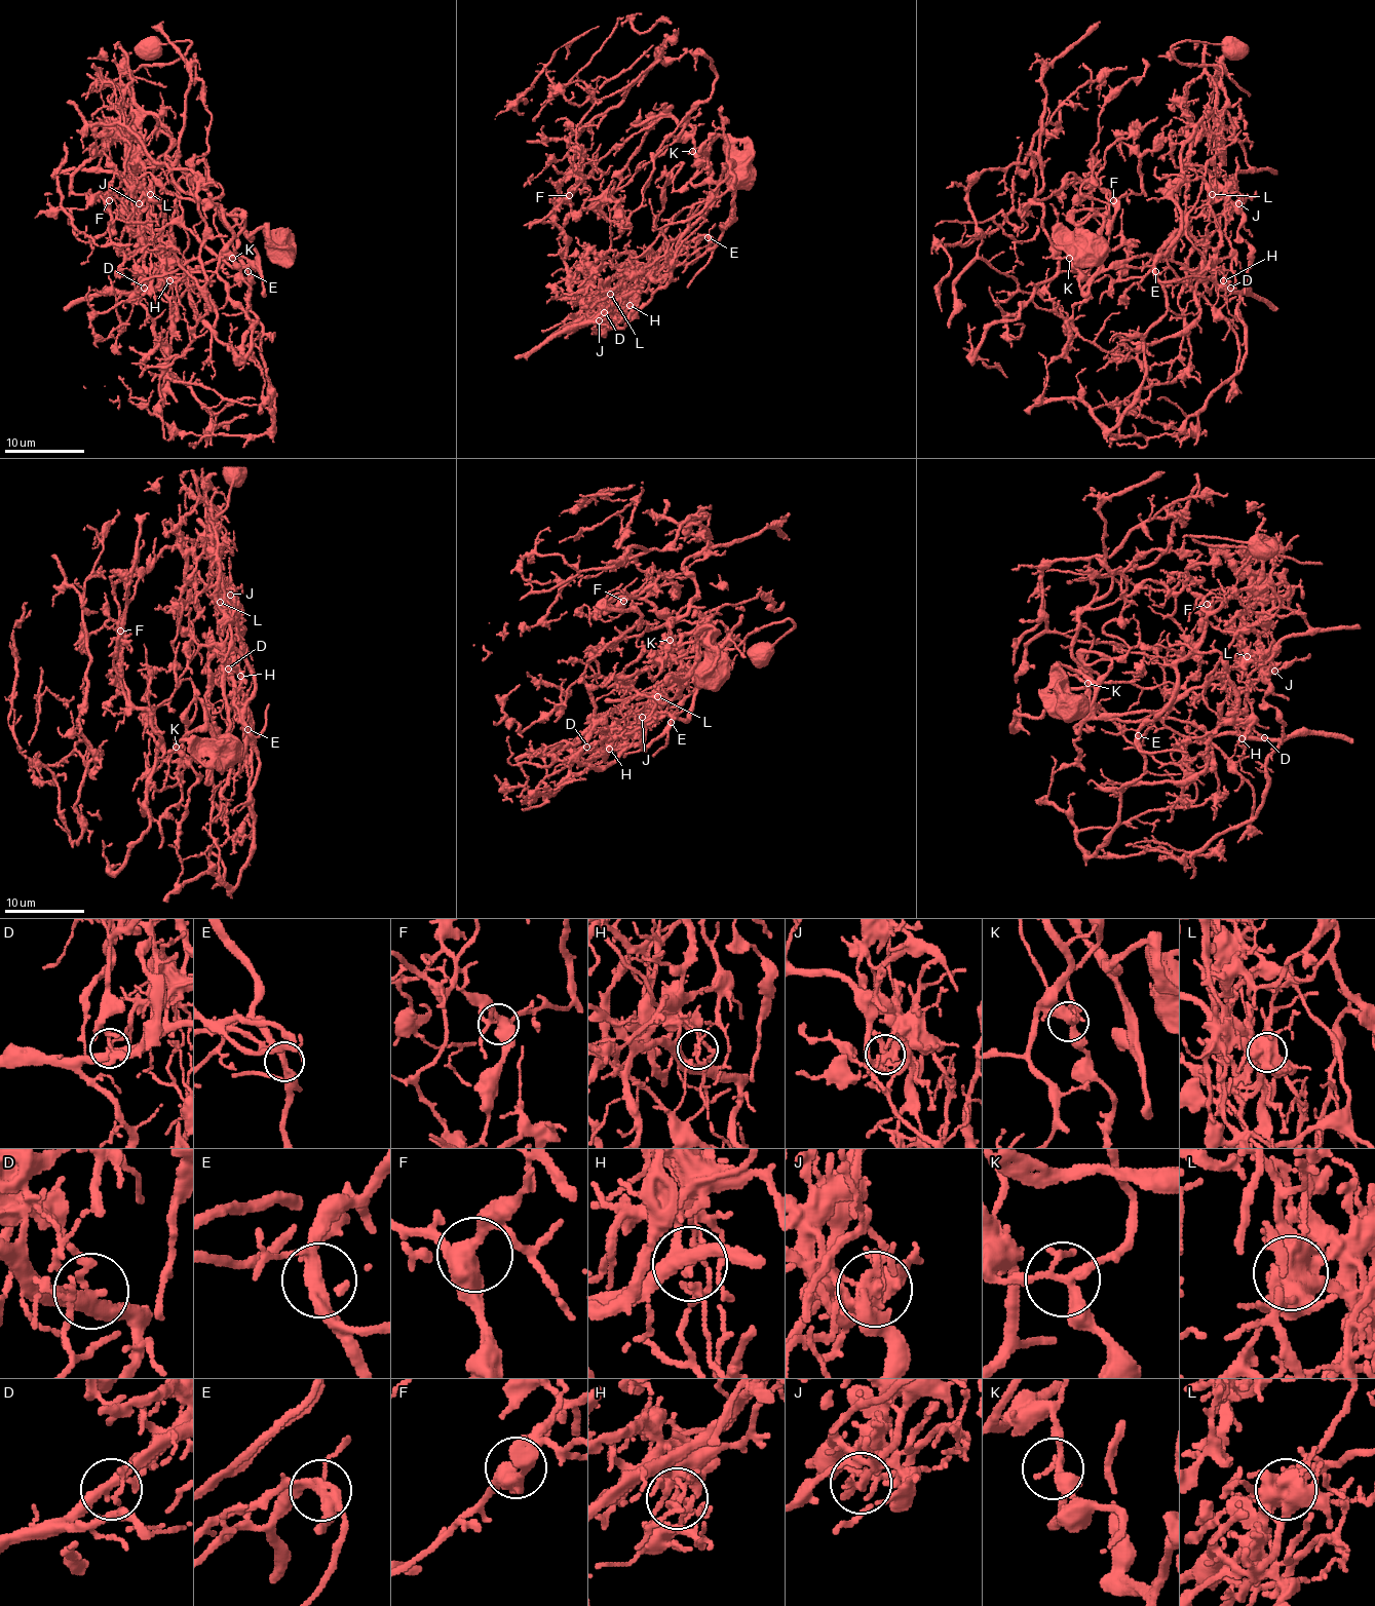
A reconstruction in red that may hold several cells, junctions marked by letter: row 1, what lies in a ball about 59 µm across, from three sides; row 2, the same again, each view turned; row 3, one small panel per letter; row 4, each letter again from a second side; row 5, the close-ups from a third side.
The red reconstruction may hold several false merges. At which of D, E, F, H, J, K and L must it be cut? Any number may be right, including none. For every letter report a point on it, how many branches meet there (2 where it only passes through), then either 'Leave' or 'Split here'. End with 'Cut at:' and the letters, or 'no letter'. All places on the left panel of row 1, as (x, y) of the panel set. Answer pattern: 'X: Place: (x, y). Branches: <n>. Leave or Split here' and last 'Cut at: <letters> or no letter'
D: Place: (144, 288). Branches: 3. Split here
E: Place: (247, 271). Branches: 3. Split here
F: Place: (109, 200). Branches: 3. Leave
H: Place: (169, 280). Branches: 4. Split here
J: Place: (139, 203). Branches: 2. Split here
K: Place: (232, 258). Branches: 4. Leave
L: Place: (150, 194). Branches: 5. Split here
Cut at: D, E, H, J, L

